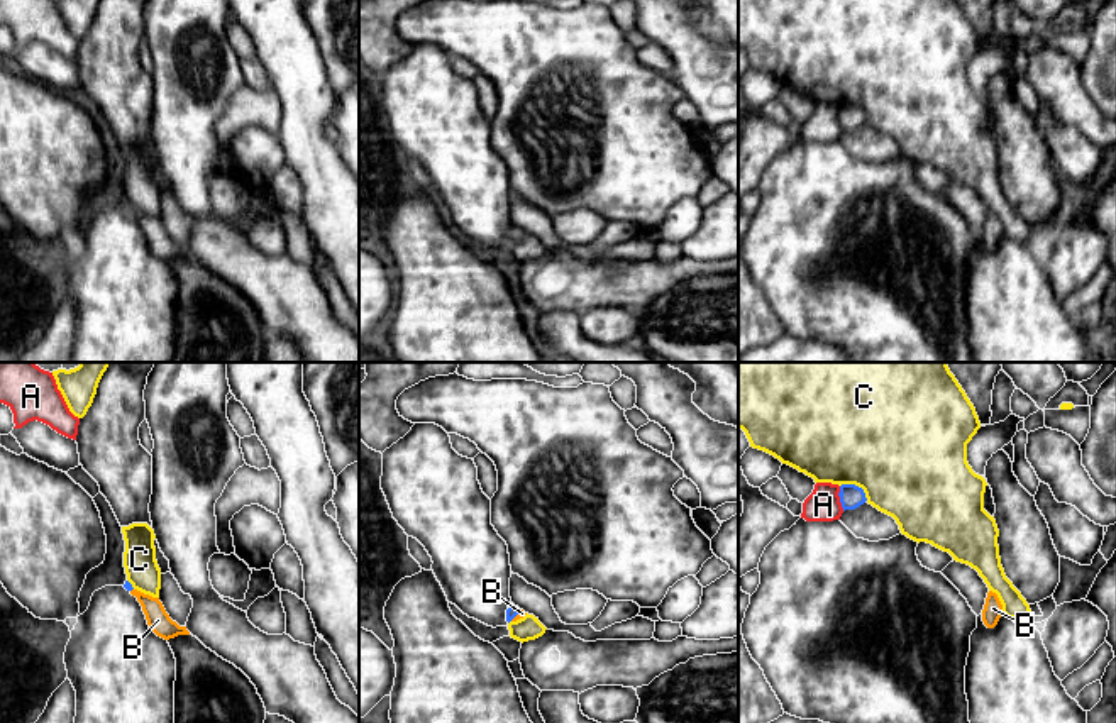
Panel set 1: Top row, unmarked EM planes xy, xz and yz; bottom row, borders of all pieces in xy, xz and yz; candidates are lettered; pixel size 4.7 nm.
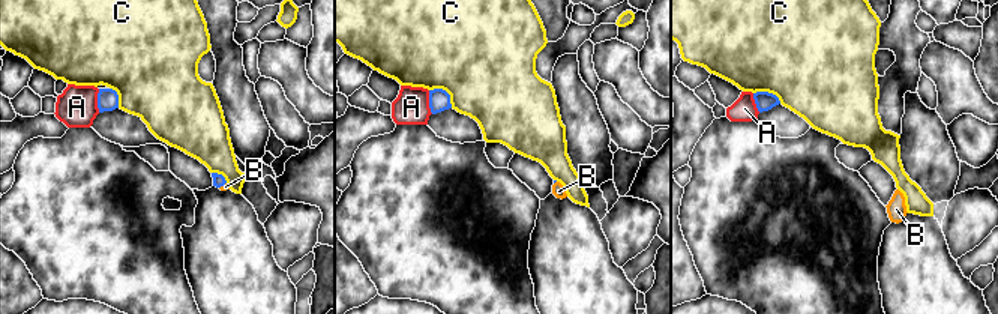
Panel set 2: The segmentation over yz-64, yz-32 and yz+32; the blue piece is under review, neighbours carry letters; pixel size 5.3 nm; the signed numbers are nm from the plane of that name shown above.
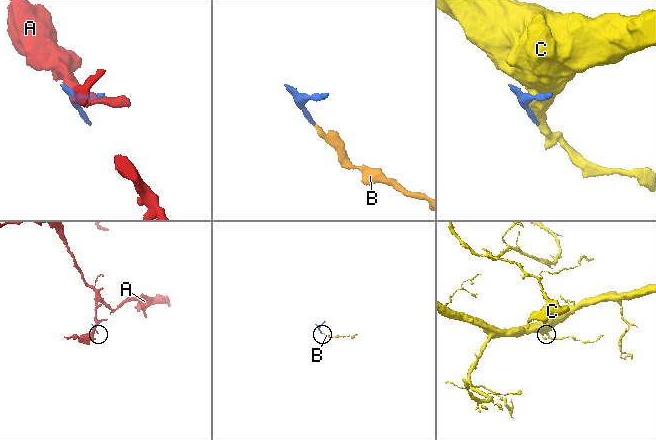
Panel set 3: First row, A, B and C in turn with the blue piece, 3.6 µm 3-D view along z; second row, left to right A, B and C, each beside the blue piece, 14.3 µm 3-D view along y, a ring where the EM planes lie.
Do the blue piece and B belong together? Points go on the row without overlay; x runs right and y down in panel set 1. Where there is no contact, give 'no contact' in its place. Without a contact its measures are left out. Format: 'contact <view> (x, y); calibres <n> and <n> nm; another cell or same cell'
contact xz (515, 236); calibres 60 and 40 nm; same cell

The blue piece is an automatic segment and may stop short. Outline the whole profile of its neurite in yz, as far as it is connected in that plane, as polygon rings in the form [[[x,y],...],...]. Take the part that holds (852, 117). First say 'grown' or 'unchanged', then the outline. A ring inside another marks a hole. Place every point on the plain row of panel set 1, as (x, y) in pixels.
unchanged; [[[842,105],[838,117],[843,132],[855,130],[867,122],[864,110],[855,105]]]

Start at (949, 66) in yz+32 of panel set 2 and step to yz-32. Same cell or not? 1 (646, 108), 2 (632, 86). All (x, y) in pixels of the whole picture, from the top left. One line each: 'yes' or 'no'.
1: yes
2: yes

